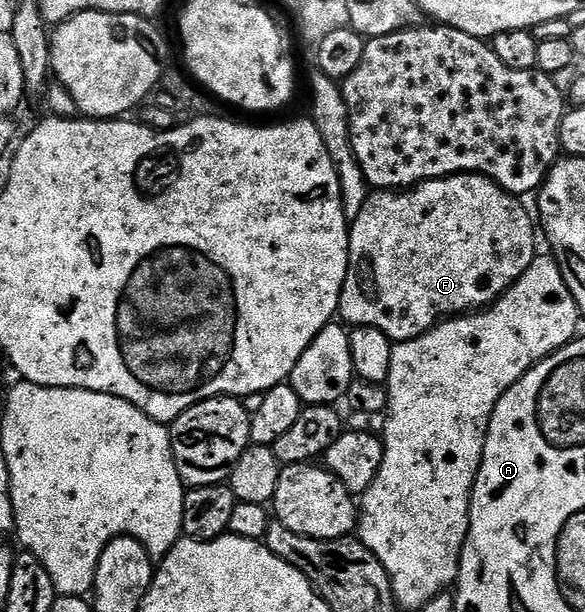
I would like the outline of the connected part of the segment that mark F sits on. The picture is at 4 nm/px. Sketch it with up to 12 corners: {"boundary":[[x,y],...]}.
{"boundary":[[481,173],[373,192],[339,320],[394,343],[491,305],[538,256]]}

